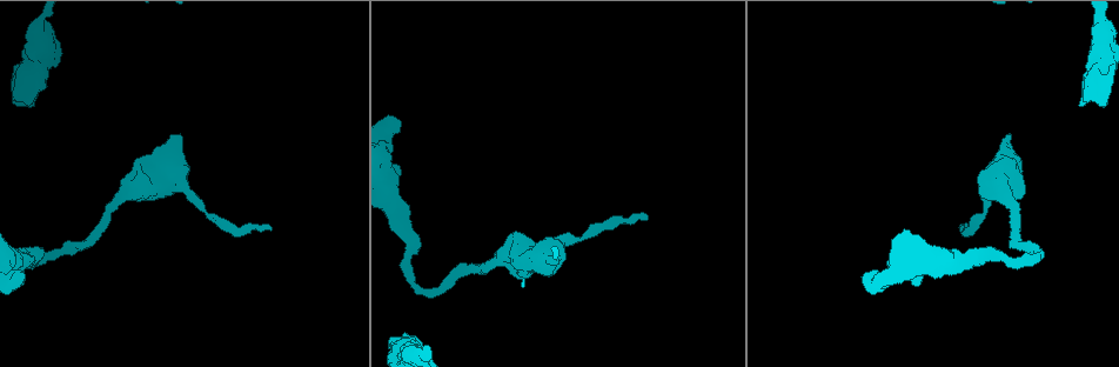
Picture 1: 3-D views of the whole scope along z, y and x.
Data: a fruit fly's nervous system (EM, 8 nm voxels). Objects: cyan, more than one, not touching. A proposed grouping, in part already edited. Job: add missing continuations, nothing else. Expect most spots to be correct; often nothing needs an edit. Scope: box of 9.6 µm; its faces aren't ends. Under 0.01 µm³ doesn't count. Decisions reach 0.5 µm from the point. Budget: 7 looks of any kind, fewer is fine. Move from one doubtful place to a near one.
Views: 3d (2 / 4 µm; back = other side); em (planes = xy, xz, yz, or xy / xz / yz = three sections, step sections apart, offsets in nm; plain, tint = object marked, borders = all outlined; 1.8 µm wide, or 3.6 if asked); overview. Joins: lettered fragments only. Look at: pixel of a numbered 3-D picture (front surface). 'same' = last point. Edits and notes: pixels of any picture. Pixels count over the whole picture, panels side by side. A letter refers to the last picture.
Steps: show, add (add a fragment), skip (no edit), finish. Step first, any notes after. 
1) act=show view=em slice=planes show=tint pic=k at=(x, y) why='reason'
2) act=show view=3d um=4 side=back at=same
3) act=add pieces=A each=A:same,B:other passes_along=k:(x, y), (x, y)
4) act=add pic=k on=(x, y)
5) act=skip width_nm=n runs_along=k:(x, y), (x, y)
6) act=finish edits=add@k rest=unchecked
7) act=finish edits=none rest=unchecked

act=show view=em slice=planes show=borders pic=1 at=(646, 218) why='end of a long branch'

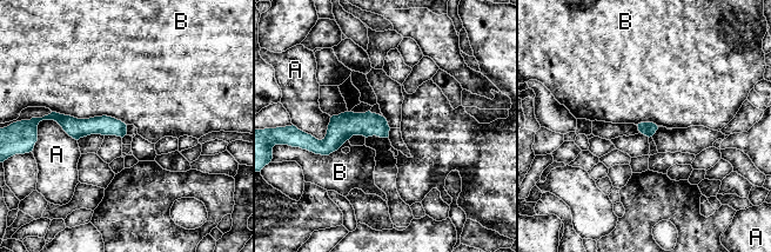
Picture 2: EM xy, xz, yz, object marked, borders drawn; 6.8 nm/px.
act=skip longest_contact=B:500nm each=A:other,B:other runs_along=2:(53, 117), (72, 126), (123, 131) found='none of them fits'

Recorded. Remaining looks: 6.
act=show view=em um=3.6 slice=yz step=16 show=borders pic=1 at=(555, 264) why='stops while still wide'

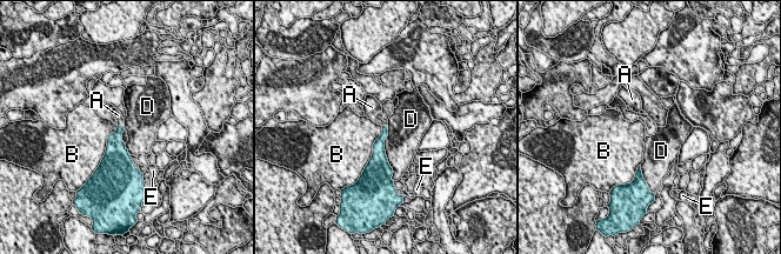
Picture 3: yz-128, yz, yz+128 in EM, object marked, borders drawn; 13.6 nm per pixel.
act=add pieces=A longest_contact=D:650nm each=A:same,B:other,D:other,E:other found='the neuron continues'

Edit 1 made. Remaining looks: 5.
act=show view=em slice=planes show=borders pic=1 at=(34, 64) why='thick turns thin'

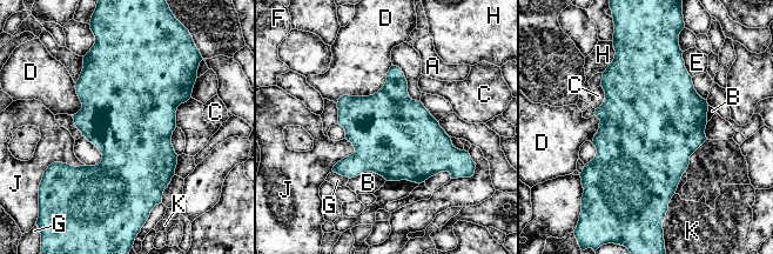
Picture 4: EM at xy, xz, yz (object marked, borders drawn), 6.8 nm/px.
act=skip width_nm=550 each=A:other,B:other,C:other,D:other,E:other,F:other,G:other,H:other,J:other,K:other border=4:(392, 65), (376, 92), (336, 102) found='none of them fits'

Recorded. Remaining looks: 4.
act=finish edits=add@3 rest=unchecked

